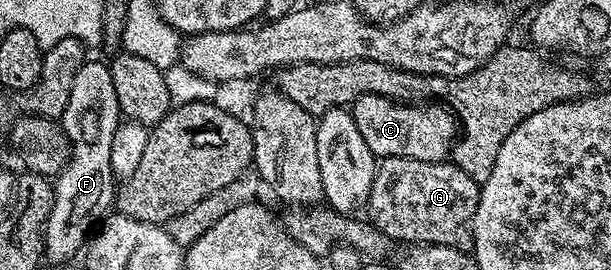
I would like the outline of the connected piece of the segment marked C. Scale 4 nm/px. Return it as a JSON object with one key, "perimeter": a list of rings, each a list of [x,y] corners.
{"perimeter":[[[366,93],[351,102],[351,117],[365,139],[365,147],[376,158],[412,157],[422,161],[447,161],[457,141],[457,122],[454,113],[443,103],[404,103],[391,101],[381,95]]]}

